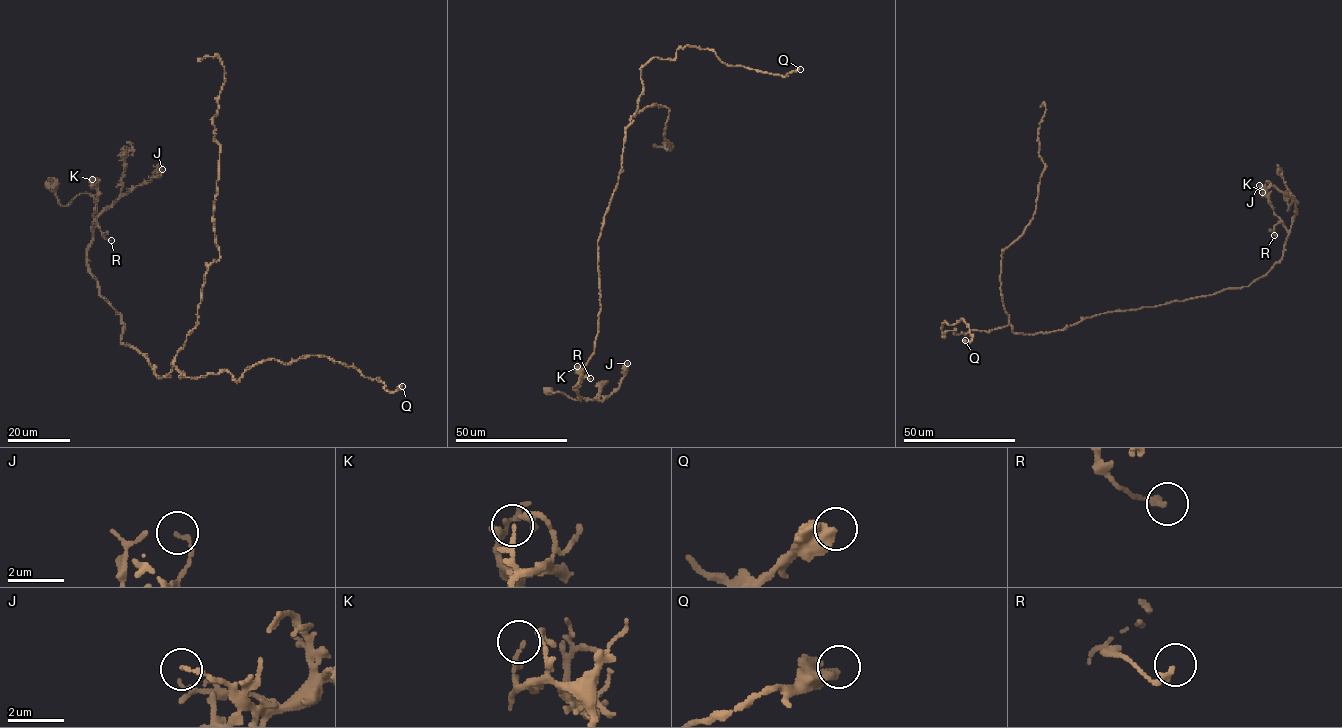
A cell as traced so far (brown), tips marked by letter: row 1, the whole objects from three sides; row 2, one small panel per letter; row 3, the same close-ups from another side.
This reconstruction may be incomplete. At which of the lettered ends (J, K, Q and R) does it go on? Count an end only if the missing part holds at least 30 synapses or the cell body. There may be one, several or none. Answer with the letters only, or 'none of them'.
none of them

